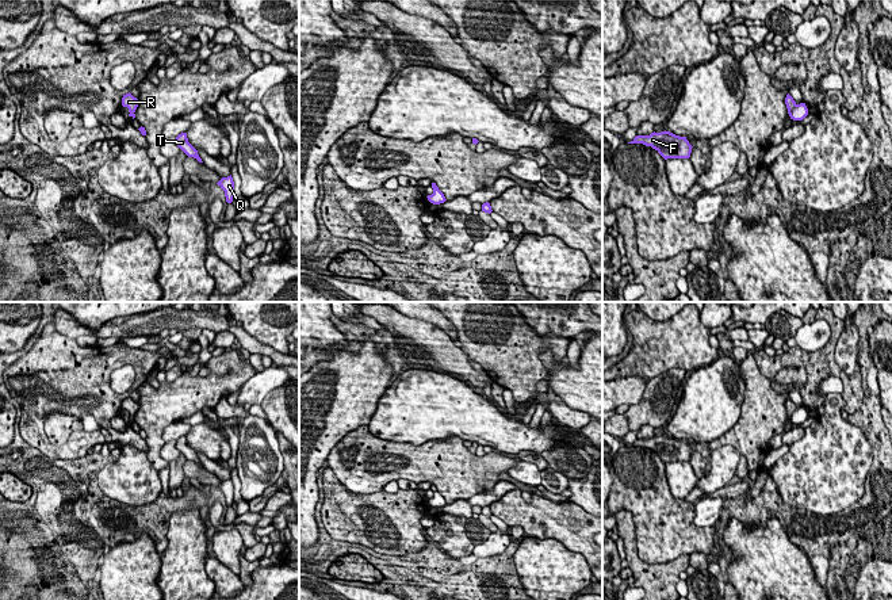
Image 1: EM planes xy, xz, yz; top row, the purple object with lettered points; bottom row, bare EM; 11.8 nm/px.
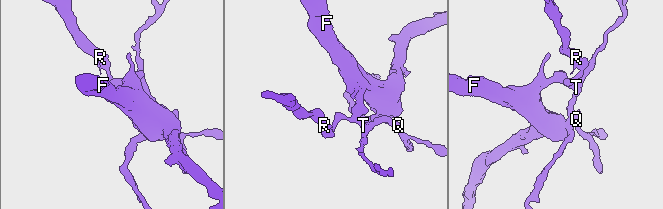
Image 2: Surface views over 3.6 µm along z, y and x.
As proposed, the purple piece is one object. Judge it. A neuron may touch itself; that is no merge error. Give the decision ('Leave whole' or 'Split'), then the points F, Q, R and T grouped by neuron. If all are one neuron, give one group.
Split. Groups: F Q T / R

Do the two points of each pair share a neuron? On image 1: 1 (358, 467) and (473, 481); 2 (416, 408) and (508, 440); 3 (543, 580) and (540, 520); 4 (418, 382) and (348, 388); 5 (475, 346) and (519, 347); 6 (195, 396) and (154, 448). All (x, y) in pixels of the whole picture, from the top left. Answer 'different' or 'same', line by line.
1: same
2: same
3: different
4: different
5: same
6: same

